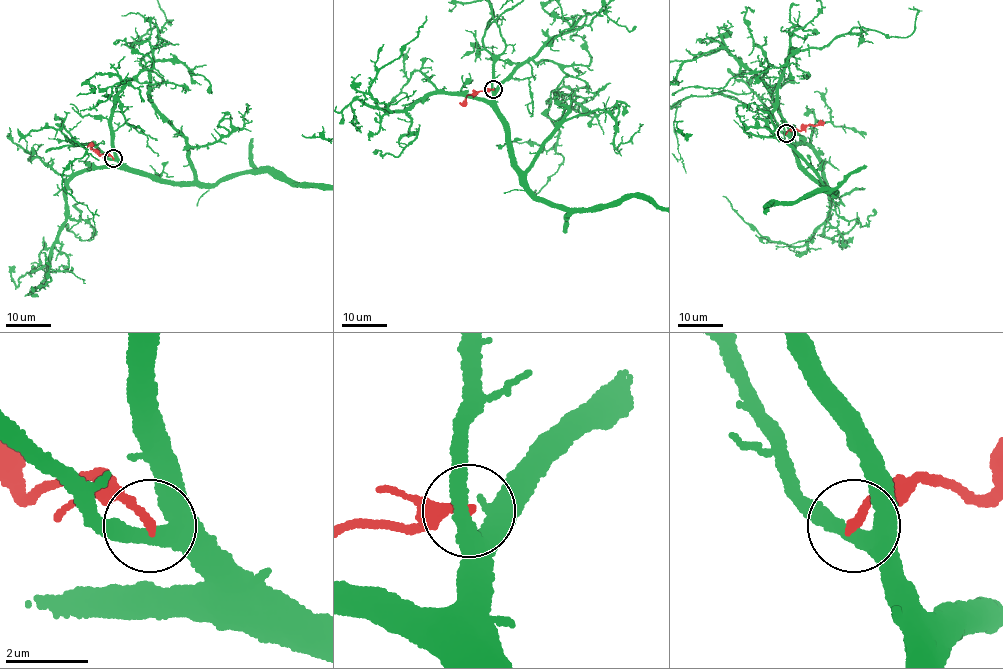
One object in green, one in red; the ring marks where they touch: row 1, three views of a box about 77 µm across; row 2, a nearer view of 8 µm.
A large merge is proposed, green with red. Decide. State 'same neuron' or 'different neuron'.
different neuron

